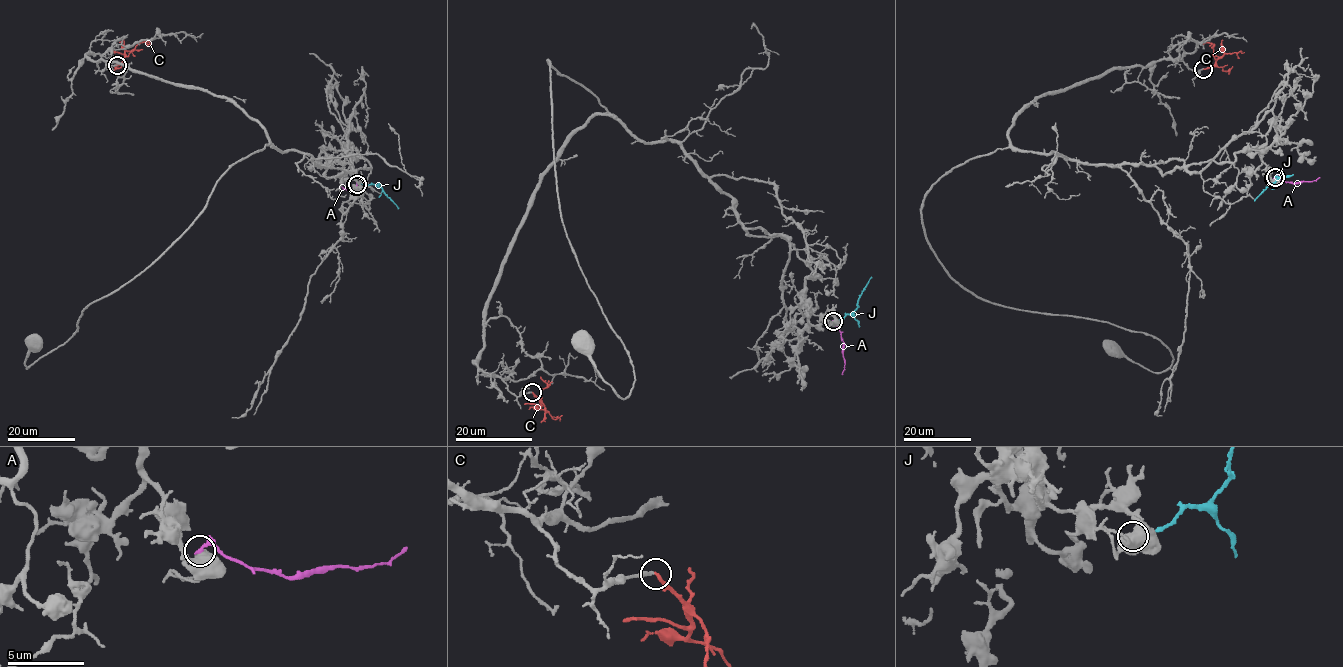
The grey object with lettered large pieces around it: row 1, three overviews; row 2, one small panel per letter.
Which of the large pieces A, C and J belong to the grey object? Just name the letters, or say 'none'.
none

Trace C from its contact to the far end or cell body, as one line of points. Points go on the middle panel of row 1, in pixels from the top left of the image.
C: (532, 392), (540, 400), (541, 390), (547, 386), (540, 377)

